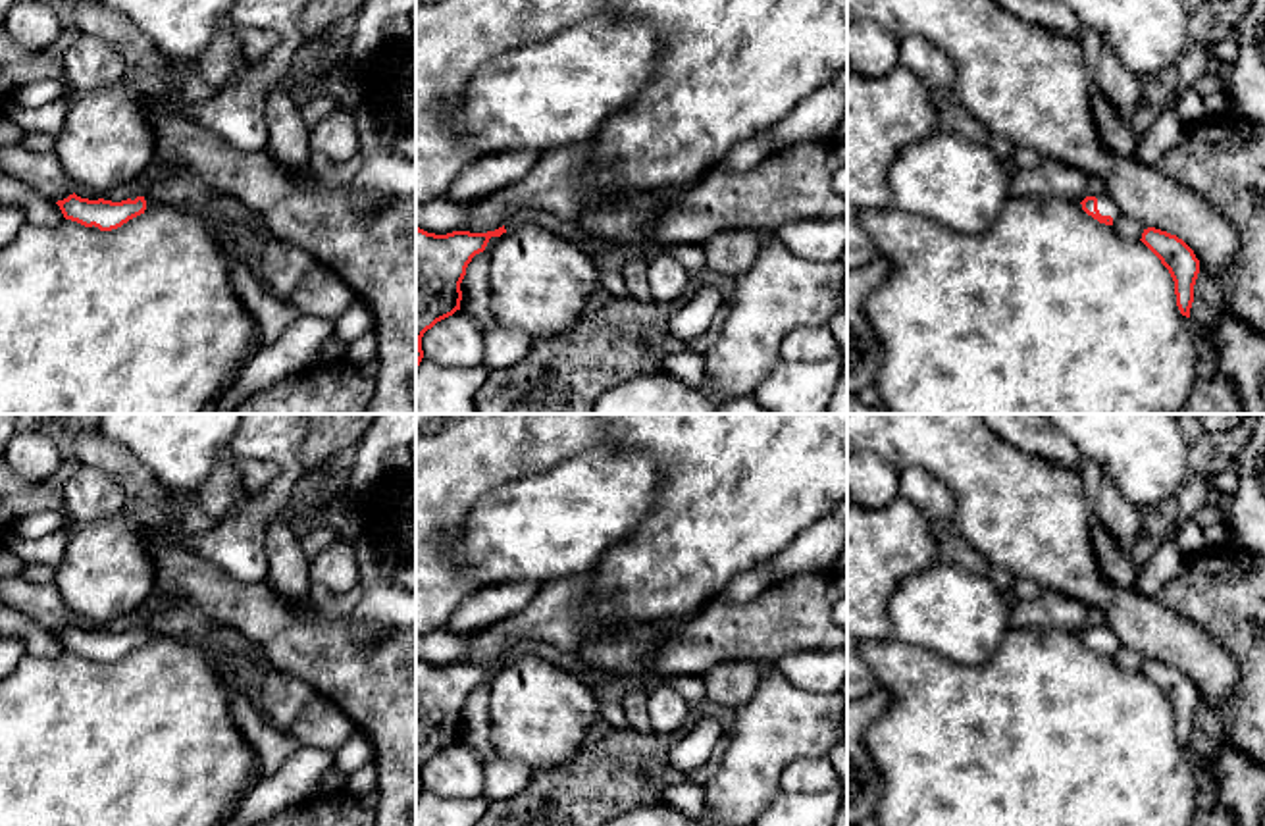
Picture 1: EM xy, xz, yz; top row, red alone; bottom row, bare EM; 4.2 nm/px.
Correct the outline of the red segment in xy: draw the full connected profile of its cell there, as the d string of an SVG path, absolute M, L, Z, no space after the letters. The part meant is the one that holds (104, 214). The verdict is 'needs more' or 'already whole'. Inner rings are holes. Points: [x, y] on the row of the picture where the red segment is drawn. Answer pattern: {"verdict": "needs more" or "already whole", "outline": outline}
{"verdict": "needs more", "outline": "M73 193L67 198L58 200L56 204L60 206L65 219L77 221L94 231L112 231L121 227L129 219L148 212L150 208L160 204L160 200L154 200L148 194L131 196L121 202L104 198L89 200Z"}

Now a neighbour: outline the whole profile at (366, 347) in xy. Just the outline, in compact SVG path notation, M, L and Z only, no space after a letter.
M375 329L366 331L362 337L358 337L350 347L349 347L349 358L356 366L360 366L366 360L375 360L379 352L379 341Z

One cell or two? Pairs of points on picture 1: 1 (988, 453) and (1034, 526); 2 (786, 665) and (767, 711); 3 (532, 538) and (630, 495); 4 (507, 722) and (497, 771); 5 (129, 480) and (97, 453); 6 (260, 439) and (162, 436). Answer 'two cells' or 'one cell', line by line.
1: one cell
2: two cells
3: one cell
4: two cells
5: one cell
6: two cells

